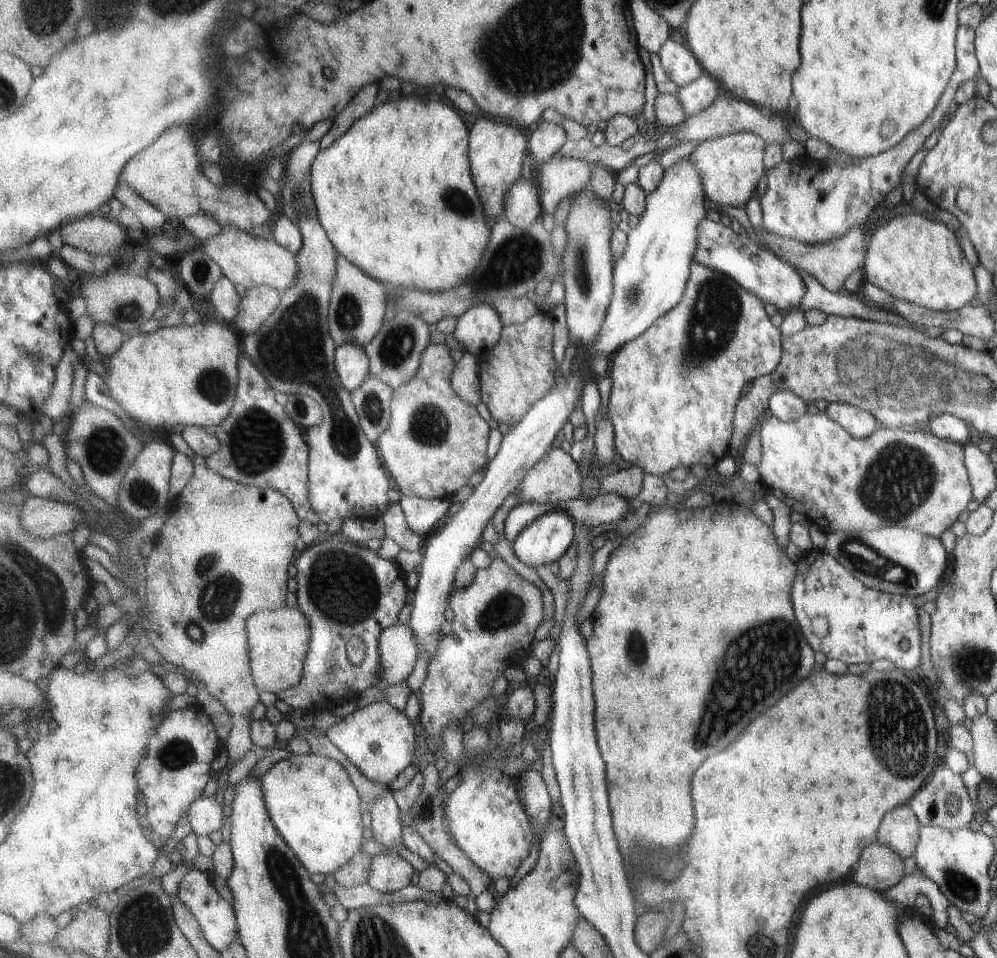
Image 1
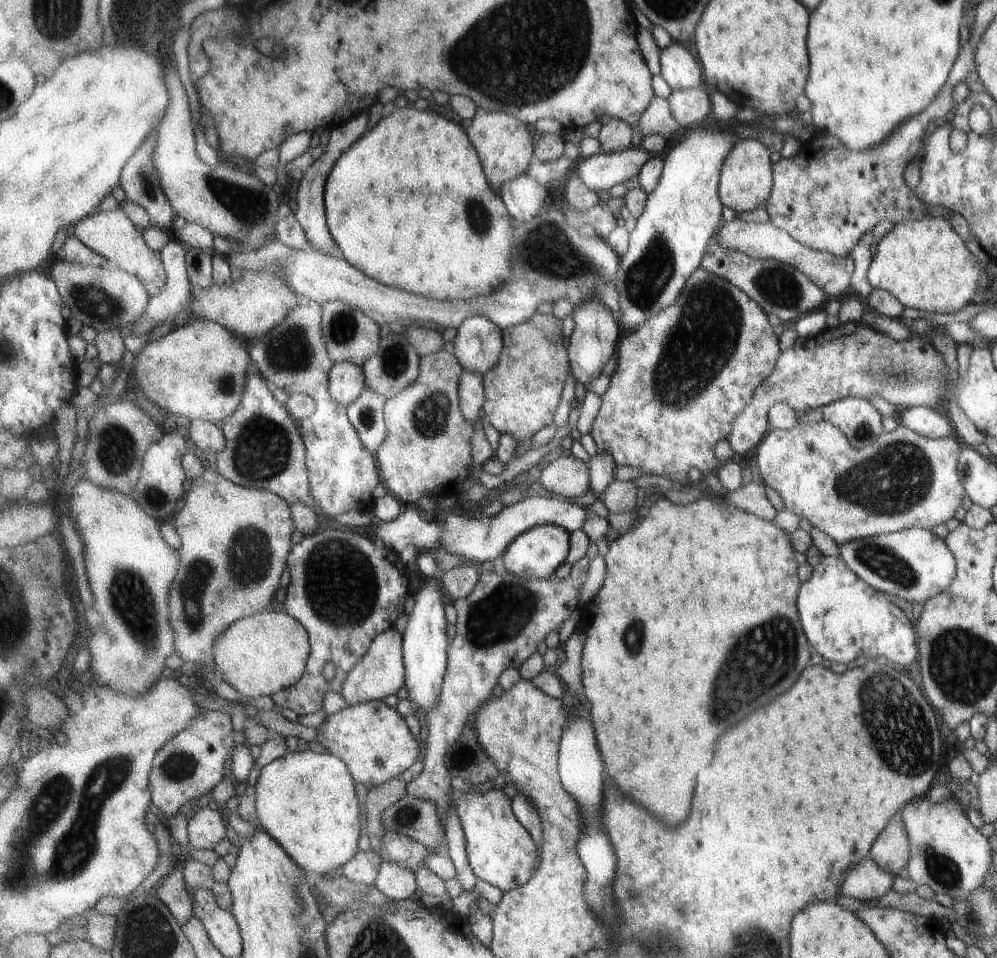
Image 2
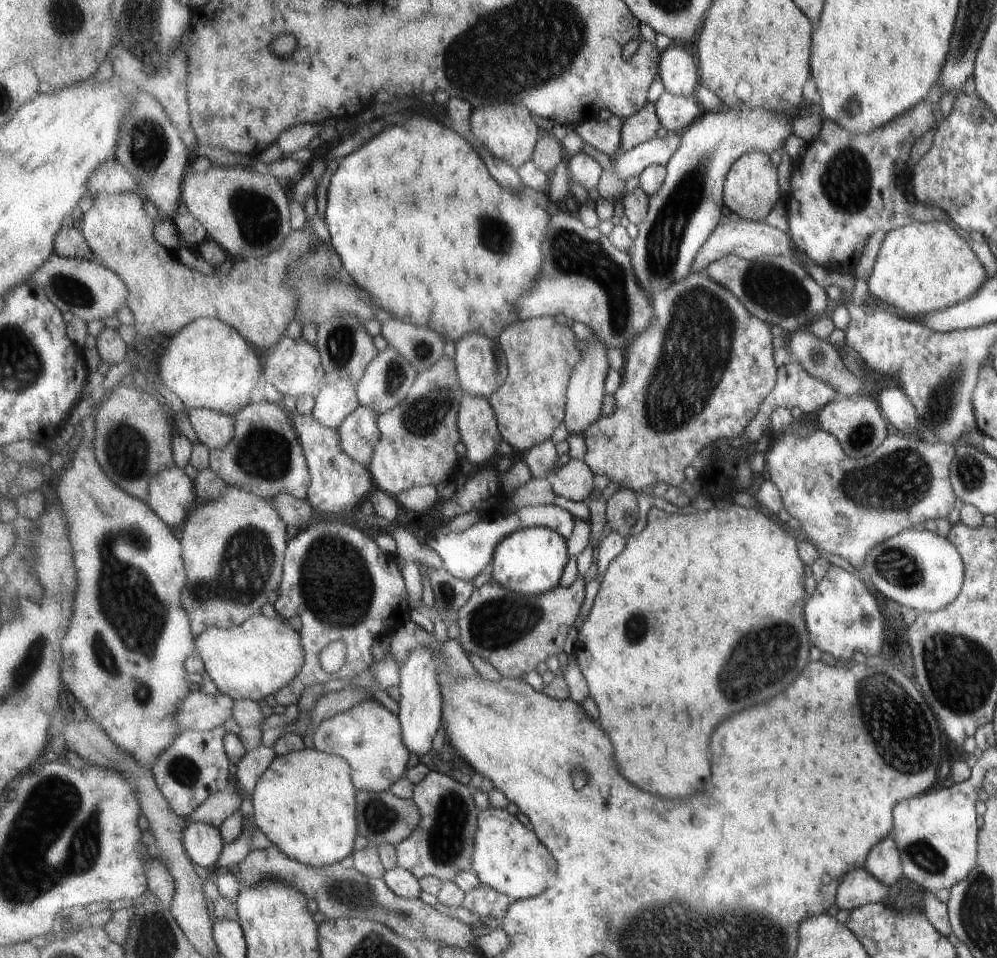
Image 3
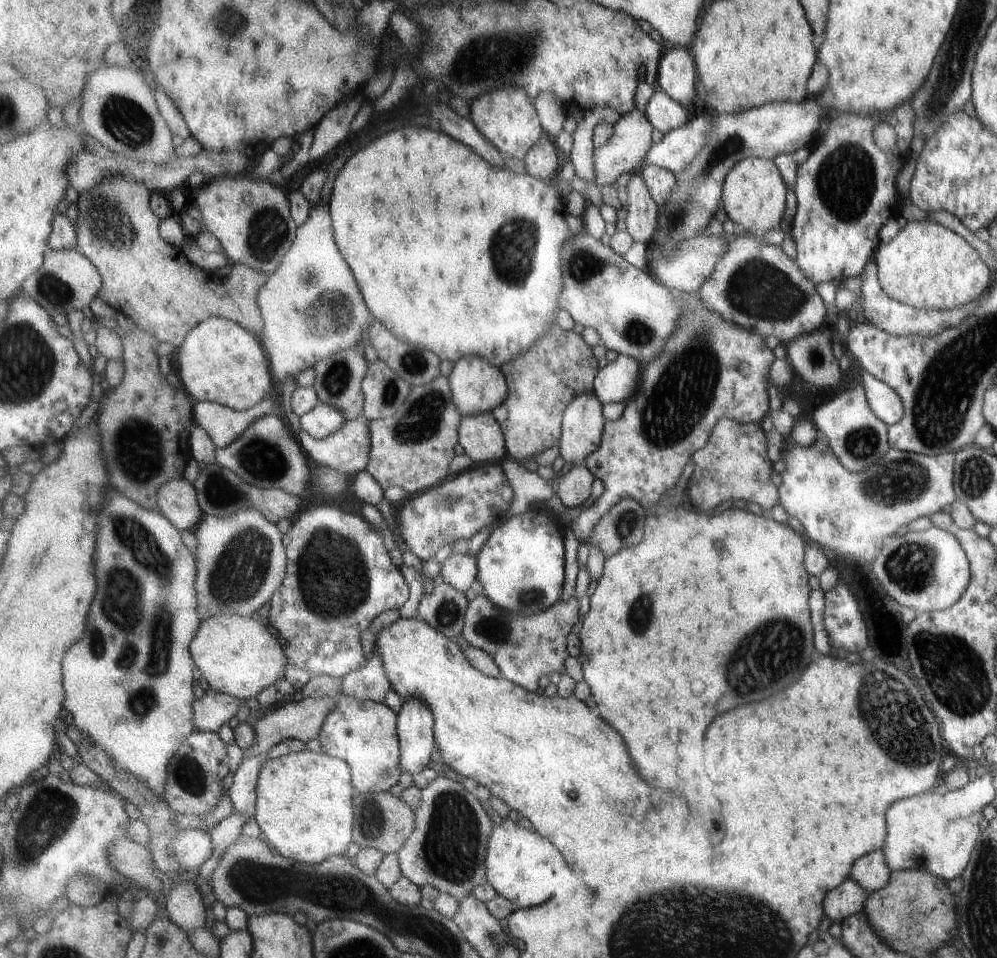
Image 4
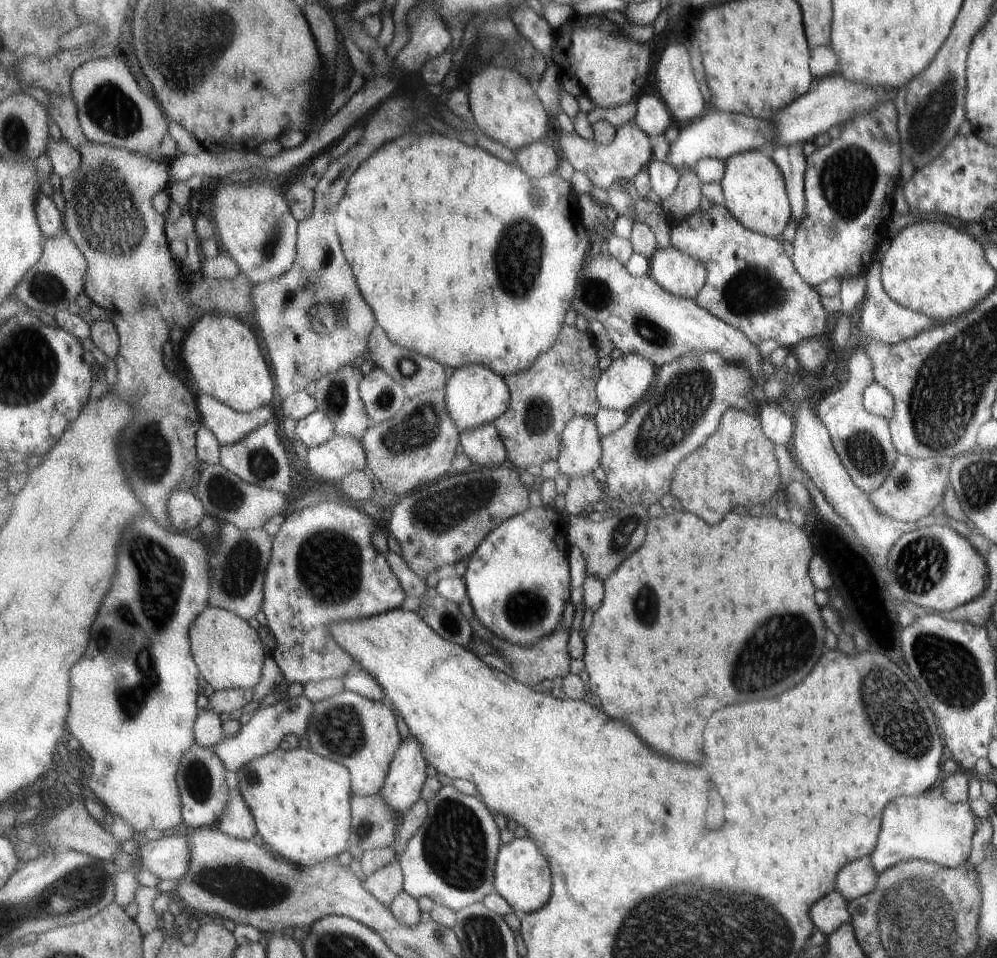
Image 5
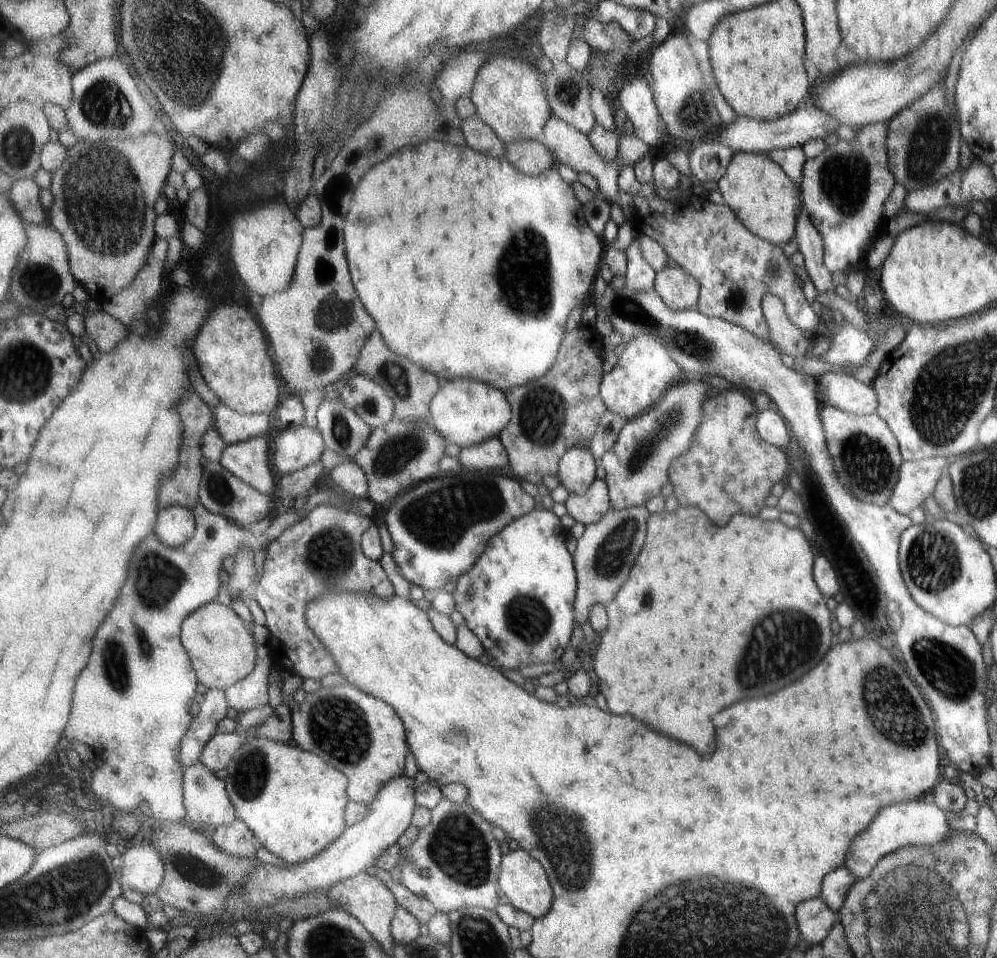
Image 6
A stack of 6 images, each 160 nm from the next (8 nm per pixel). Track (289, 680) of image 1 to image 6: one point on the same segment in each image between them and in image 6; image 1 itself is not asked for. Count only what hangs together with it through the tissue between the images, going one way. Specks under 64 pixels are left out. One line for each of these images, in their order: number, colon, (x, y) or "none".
2: (261, 655)
3: (258, 658)
4: (242, 656)
5: (230, 654)
6: (223, 652)

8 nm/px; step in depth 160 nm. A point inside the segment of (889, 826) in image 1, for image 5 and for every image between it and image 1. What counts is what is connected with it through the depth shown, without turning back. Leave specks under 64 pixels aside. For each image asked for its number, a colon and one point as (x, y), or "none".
2: (889, 851)
3: (882, 862)
4: (870, 872)
5: (854, 879)

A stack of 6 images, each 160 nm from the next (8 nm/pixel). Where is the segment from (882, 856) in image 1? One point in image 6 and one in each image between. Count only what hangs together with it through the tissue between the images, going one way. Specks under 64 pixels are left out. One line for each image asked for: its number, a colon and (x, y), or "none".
2: (865, 880)
3: (857, 887)
4: (845, 900)
5: (828, 913)
6: (814, 918)

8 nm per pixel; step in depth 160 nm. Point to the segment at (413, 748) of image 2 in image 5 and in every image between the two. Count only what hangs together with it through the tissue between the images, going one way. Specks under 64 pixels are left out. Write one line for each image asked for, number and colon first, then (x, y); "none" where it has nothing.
3: (368, 736)
4: (365, 734)
5: (360, 733)

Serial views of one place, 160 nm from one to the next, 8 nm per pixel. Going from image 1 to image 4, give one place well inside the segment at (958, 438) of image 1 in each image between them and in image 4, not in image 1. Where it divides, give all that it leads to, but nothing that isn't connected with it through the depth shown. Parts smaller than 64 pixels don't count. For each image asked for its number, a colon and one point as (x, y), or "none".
2: (922, 420)
3: (896, 409)
4: (884, 403)

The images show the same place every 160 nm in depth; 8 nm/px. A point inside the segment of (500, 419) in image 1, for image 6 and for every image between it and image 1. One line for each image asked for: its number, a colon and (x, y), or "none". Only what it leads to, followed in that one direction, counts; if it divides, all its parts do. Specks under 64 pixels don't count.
2: (522, 393)
3: (542, 354)
4: (543, 381)
5: (562, 385)
6: (564, 408)

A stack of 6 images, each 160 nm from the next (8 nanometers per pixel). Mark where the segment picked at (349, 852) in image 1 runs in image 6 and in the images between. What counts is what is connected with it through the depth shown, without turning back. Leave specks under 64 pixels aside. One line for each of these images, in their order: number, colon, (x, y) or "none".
2: (308, 801)
3: (306, 804)
4: (305, 805)
5: (301, 802)
6: (296, 805)

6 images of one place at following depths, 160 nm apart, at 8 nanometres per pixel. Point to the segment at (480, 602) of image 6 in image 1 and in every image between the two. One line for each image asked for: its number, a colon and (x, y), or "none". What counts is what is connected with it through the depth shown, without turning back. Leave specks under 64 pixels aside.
1: (547, 540)
2: (537, 553)
3: (530, 561)
4: (521, 566)
5: (518, 580)

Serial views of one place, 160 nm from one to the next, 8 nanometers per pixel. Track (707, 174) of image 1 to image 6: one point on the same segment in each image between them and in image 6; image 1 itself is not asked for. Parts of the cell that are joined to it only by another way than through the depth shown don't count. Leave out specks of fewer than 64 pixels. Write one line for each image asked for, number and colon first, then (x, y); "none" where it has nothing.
2: (745, 184)
3: (751, 188)
4: (754, 197)
5: (753, 186)
6: (762, 195)

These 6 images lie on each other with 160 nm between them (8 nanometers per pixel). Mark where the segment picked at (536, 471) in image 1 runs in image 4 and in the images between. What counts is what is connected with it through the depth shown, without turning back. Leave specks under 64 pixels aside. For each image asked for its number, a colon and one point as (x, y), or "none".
2: (569, 477)
3: (574, 481)
4: (575, 487)

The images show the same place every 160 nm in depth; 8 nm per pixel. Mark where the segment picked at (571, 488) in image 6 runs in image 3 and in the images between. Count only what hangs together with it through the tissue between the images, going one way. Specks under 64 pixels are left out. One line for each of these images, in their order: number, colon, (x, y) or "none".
3: (586, 392)
4: (583, 426)
5: (582, 447)

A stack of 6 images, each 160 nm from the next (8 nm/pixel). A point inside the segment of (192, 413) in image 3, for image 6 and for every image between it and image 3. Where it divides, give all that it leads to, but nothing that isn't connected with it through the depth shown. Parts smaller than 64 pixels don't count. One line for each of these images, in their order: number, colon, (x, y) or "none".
4: (225, 425)
5: (230, 426)
6: (234, 427)

